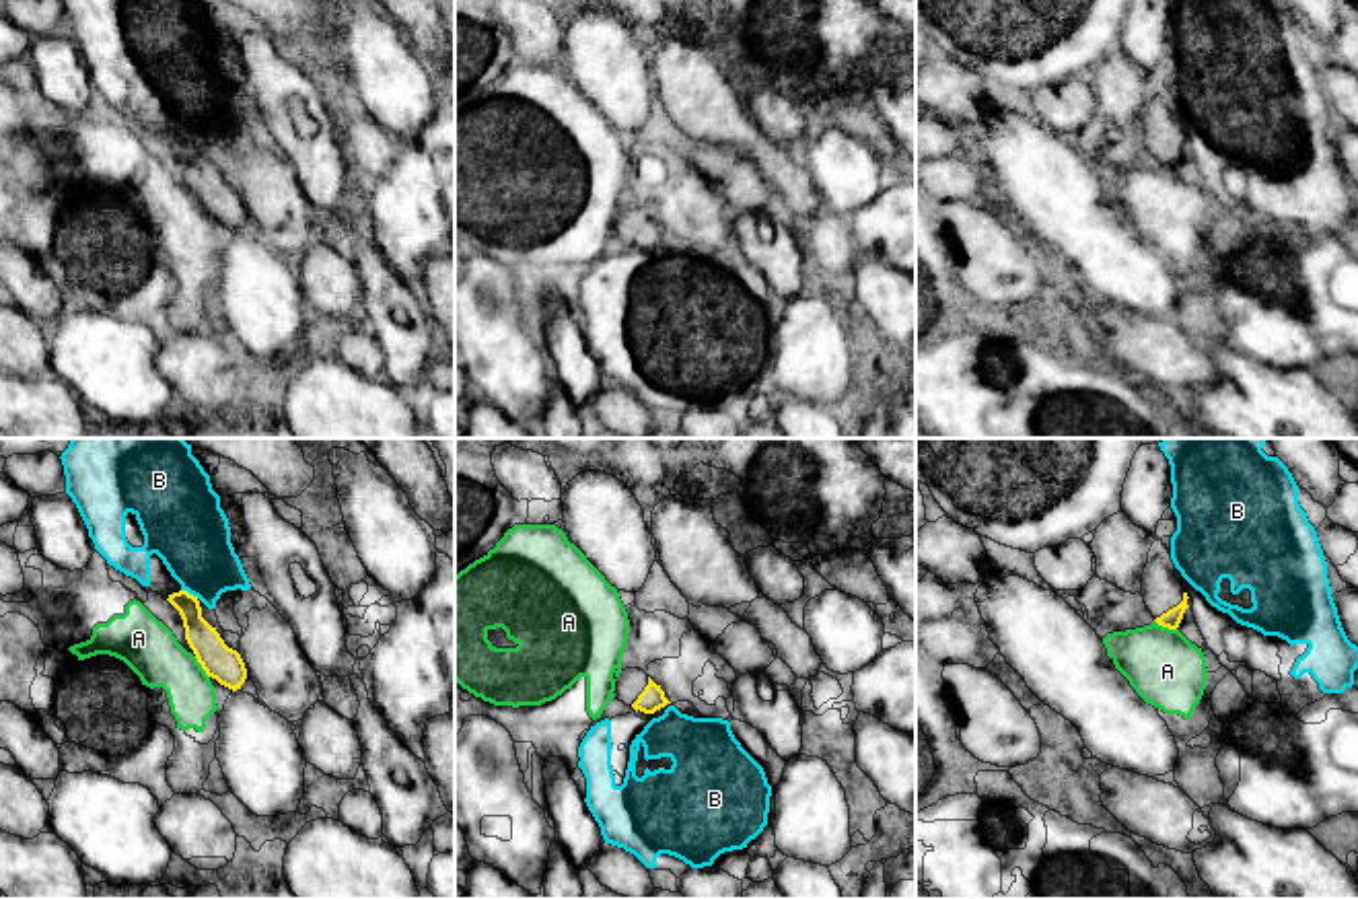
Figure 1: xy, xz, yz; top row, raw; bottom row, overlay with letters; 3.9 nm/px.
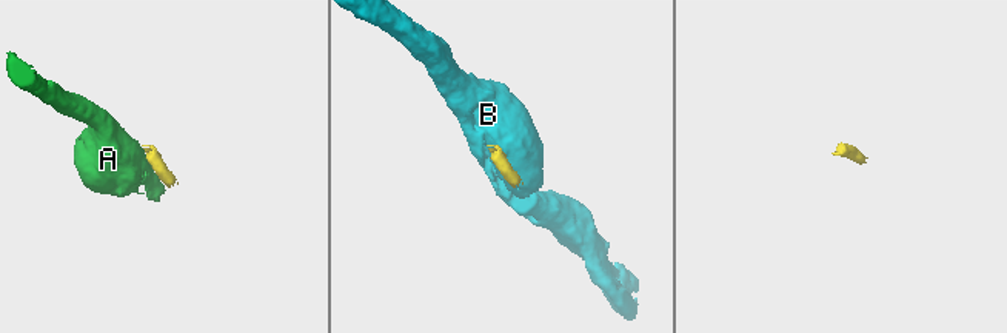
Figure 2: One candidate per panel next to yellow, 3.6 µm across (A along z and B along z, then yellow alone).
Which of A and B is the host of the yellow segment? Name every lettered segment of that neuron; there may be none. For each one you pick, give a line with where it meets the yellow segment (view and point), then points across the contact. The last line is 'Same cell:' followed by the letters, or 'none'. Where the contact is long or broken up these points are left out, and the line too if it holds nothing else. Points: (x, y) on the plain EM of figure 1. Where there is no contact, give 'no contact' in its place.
Same cell: none

